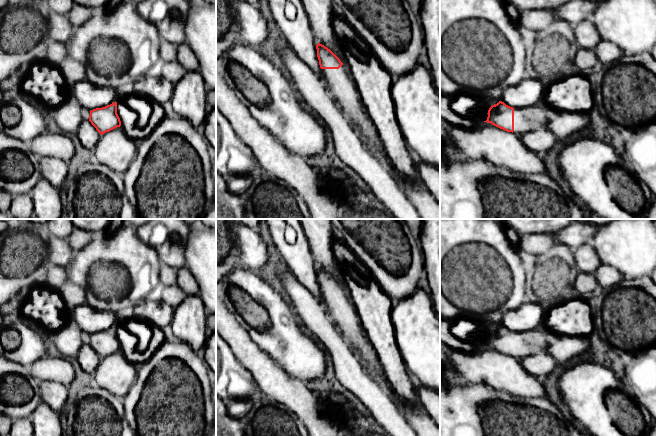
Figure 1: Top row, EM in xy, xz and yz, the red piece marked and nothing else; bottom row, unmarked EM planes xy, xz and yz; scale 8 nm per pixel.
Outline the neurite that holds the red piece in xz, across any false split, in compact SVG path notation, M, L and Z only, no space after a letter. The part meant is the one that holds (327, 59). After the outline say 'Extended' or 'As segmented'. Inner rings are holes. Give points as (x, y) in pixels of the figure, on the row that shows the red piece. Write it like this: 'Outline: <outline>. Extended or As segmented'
Outline: M318 43L316 49L327 90L333 95L336 105L358 133L363 146L395 177L396 182L407 199L414 205L421 219L440 219L440 204L422 181L408 181L389 165L379 133L370 117L362 109L363 102L348 65L344 65L324 45Z. Extended

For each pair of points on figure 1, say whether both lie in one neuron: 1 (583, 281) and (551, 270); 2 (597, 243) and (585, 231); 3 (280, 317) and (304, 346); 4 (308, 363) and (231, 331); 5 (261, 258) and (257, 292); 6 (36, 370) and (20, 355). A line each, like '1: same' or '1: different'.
1: different
2: different
3: same
4: different
5: different
6: different

